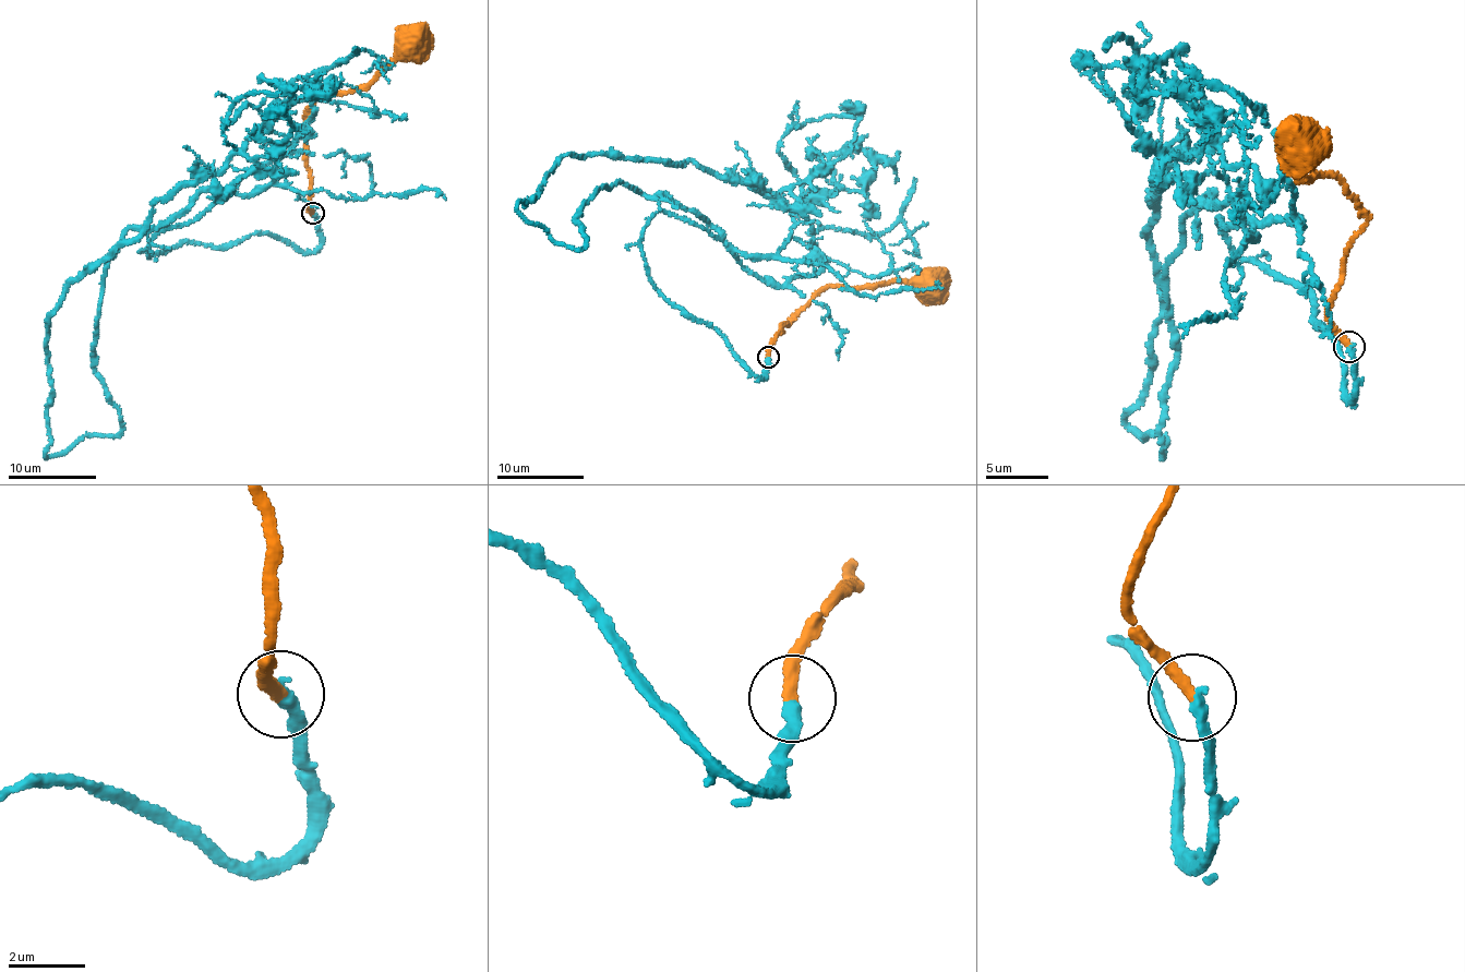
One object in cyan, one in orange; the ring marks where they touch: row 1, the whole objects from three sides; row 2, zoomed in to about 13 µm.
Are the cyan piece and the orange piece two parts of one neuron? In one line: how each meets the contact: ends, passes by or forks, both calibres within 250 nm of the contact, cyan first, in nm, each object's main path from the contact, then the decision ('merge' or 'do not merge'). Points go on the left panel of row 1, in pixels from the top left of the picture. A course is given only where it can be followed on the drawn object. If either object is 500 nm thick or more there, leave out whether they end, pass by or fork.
cyan ends; orange ends; calibres 360 and 320 nm; course cyan (313, 214), (311, 251), (148, 256), (208, 191), (130, 227), (93, 373), (120, 430), (47, 457), (50, 382); course orange (313, 214), (309, 201), (307, 144), (308, 116), (314, 97), (359, 91), (417, 42); merge

